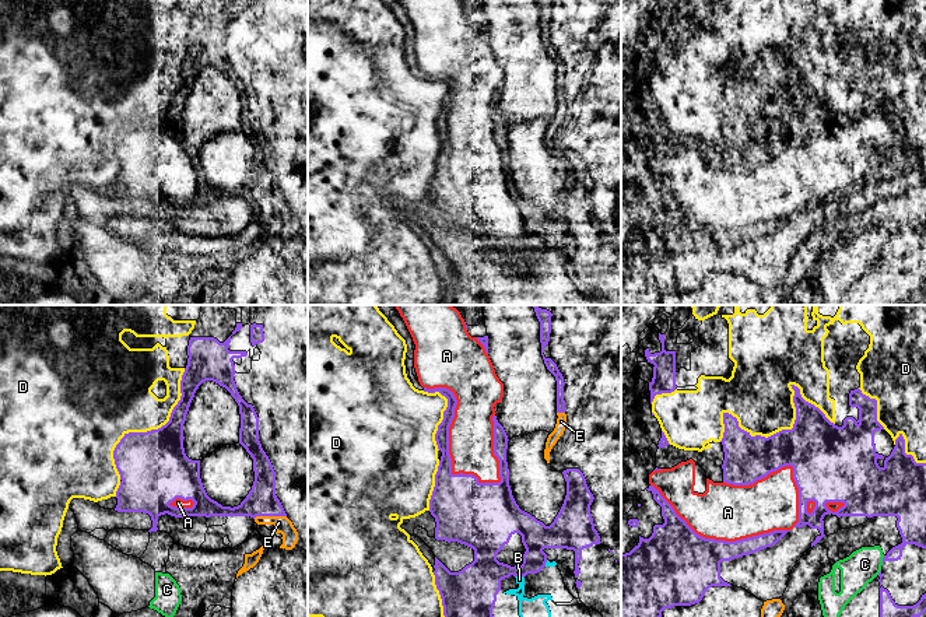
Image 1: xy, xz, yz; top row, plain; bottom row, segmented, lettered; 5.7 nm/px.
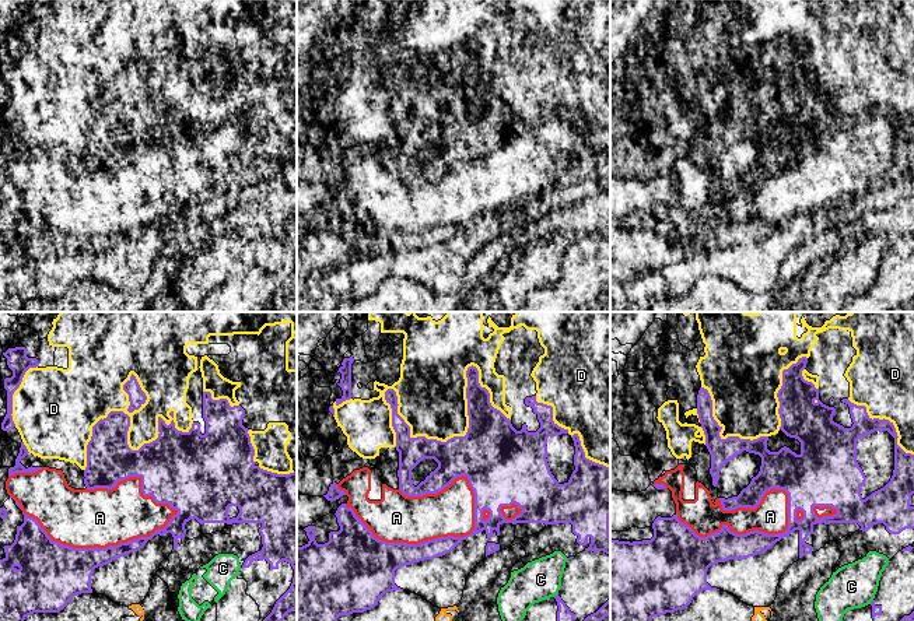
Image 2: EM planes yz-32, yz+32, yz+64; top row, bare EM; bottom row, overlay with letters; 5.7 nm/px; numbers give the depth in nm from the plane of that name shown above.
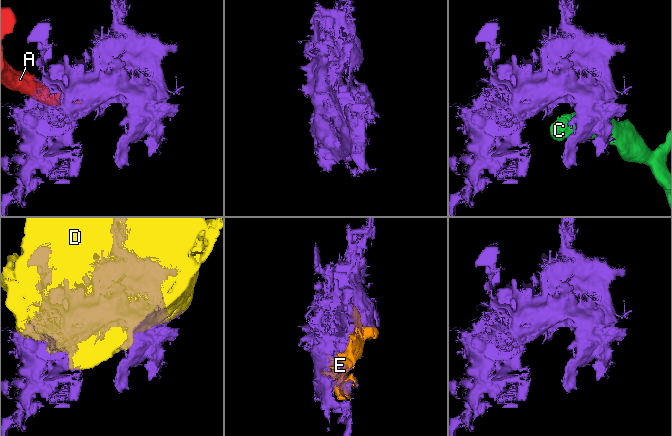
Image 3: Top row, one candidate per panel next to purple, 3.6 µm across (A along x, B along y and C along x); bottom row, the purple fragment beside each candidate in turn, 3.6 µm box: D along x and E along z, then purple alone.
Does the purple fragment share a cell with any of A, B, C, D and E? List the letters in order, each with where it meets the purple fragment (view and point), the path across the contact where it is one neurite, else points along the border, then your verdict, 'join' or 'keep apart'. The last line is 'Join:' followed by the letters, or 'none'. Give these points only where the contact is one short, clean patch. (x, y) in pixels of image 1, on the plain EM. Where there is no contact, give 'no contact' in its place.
A: meets purple in xz at (448, 129); keep apart
B: meets purple in xz at (519, 262); keep apart
C: meets purple in yz at (883, 246); keep apart
D: meets purple in yz at (785, 116); keep apart
E: meets purple in xy at (269, 202); keep apart
Join: none

